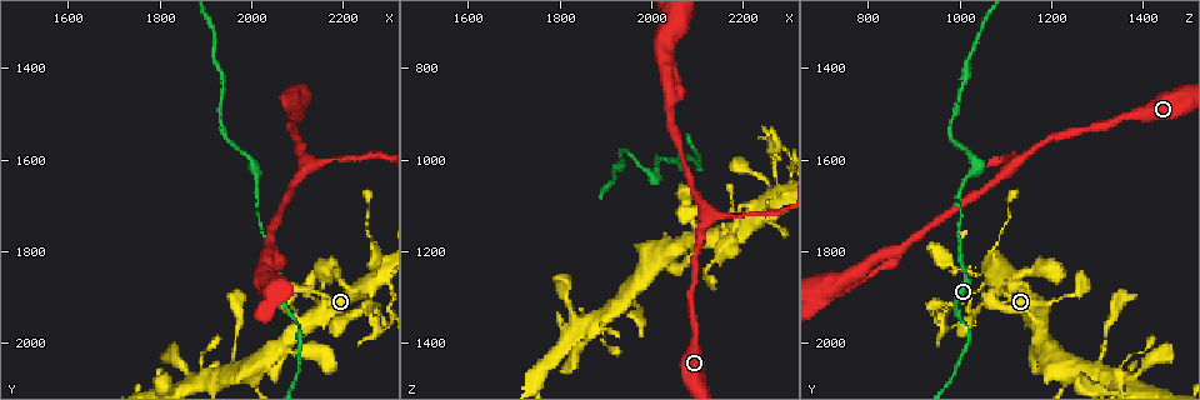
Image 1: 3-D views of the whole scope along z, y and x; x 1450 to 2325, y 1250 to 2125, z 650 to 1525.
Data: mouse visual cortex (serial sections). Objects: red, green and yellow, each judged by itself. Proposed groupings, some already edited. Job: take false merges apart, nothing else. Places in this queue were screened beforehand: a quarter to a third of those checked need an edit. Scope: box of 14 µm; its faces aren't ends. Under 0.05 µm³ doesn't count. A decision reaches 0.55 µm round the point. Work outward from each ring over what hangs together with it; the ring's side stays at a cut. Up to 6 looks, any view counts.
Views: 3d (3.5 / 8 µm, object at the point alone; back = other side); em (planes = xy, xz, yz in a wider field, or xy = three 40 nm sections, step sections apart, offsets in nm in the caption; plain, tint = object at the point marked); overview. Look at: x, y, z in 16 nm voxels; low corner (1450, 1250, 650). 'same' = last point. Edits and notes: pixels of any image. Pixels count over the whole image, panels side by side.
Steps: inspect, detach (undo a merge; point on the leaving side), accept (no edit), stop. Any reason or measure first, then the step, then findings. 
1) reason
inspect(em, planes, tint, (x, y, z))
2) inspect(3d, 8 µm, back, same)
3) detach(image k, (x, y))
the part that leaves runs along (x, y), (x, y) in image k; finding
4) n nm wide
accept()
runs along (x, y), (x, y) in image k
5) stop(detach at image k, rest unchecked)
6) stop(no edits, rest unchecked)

sharp bend
inspect(3d, 3.5 µm, back, (2275, 1855, 1055))

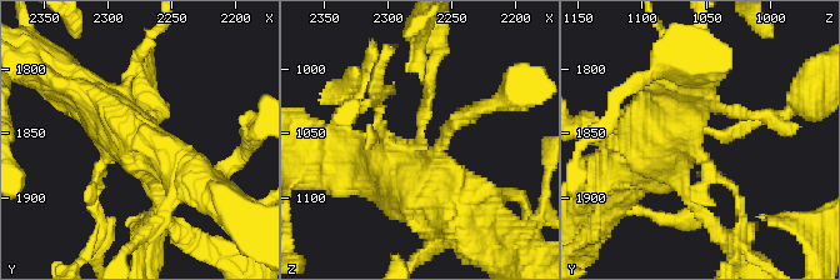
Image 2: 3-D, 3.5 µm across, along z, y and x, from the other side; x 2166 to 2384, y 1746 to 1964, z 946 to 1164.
inspect(em, xy, step 5, tint, same)

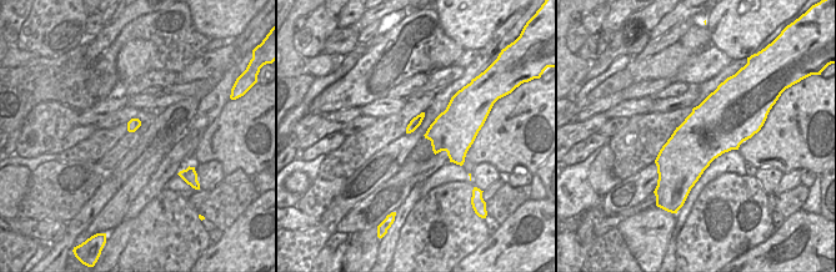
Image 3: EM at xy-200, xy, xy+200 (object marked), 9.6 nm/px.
cut it another way
inspect(em, xy, step 1, tint, same)

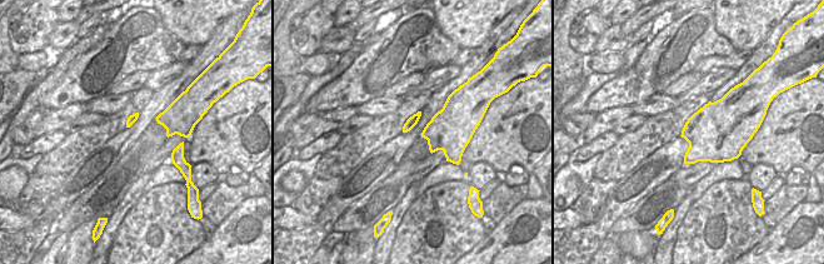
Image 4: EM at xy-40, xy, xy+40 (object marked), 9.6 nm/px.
accept()
runs along (464, 224), (406, 170), (379, 113) in image 2; continuous, no second cell

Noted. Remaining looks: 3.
thick turns thin
inspect(3d, 3.5 µm, back, (2170, 1595, 1120))

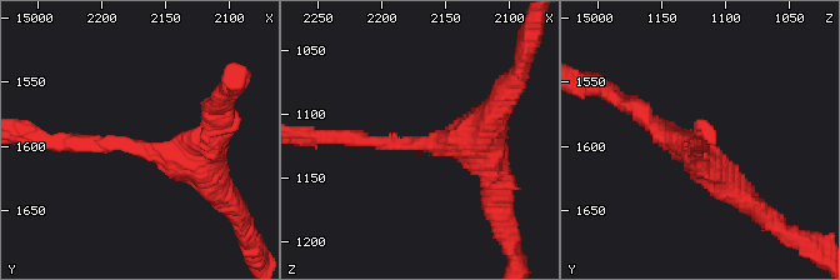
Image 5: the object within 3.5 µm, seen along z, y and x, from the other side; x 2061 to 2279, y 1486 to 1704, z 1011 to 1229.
arms of 200, 400 nm; need the tissue
inspect(em, xy, step 3, plain, (2172, 1600, 1124))

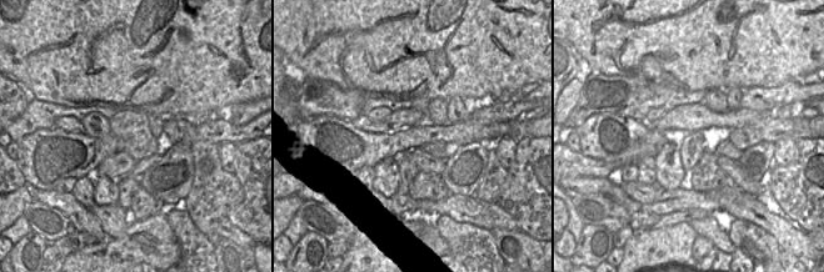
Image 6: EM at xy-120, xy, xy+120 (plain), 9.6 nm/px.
inspect(em, xy, step 3, tint, same)

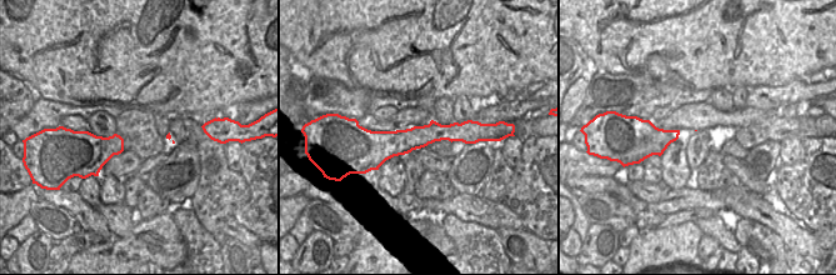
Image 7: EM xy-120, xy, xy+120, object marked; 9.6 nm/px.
accept()
runs along (472, 128), (365, 143) in image 7; one cell here

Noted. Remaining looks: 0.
stop(no edits, rest unchecked)

